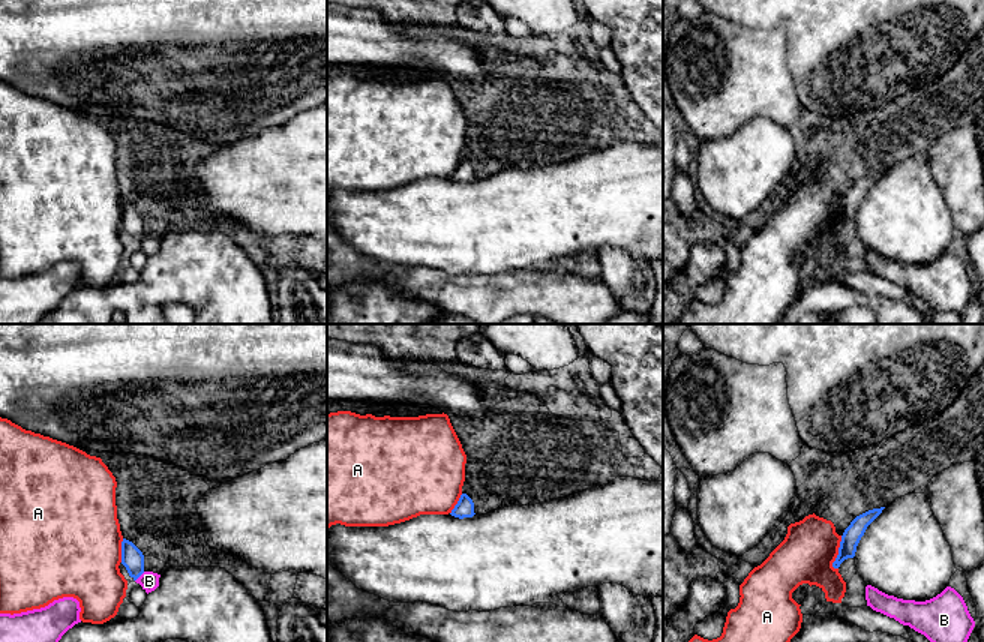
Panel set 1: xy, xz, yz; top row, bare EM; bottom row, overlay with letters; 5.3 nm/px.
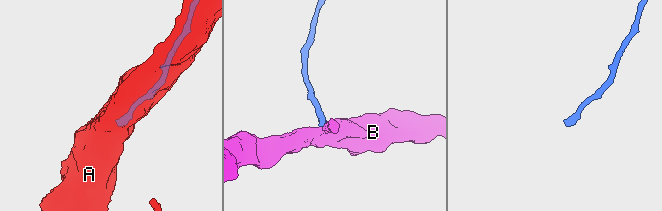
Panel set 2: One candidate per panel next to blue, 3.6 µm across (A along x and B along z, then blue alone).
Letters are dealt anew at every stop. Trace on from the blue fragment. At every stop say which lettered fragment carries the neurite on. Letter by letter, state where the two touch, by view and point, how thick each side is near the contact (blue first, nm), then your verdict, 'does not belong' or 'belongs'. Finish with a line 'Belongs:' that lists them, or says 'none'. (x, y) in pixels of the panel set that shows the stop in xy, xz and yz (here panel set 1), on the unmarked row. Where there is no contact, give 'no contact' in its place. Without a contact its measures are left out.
A: meets blue in yz at (839, 216); 100 nm thick on the blue side, 300 nm on the other; does not belong
B: meets blue in xy at (140, 239); 120 nm thick on the blue side, 100 nm on the other; does not belong
Belongs: none

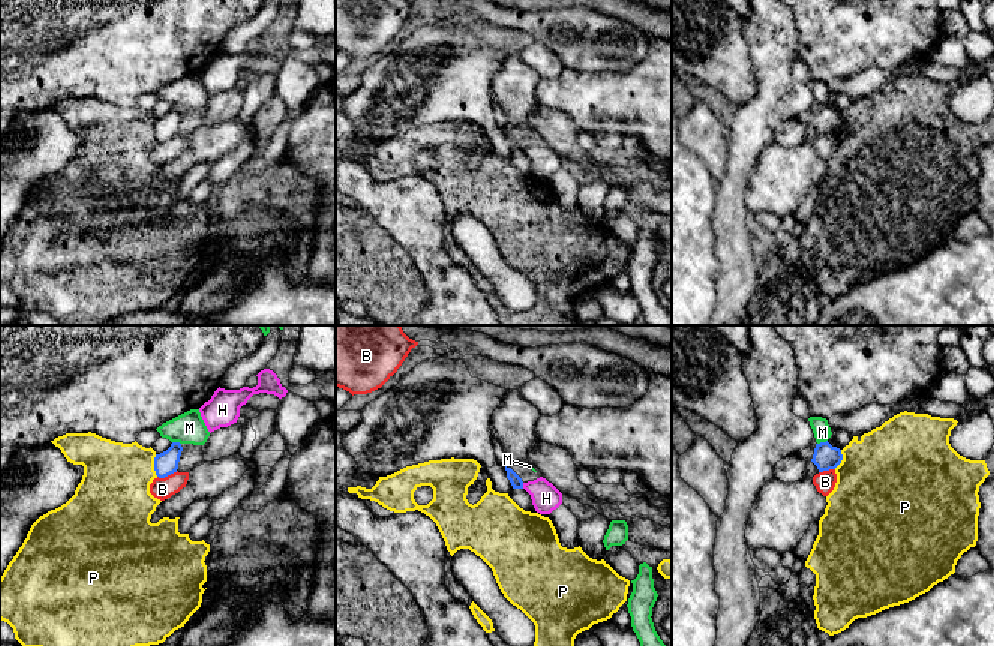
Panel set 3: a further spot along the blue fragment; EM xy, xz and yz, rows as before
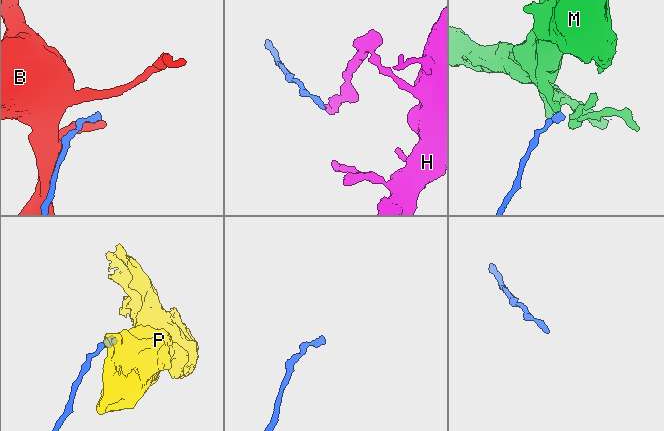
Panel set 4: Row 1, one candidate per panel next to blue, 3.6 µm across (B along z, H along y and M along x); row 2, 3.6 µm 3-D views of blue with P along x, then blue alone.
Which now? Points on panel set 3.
B: meets blue in xy at (167, 140); 130 nm thick on the blue side, 120 nm on the other; does not belong
H: meets blue in xz at (522, 150); 70 nm thick on the blue side, 150 nm on the other; does not belong
M: meets blue in yz at (822, 107); 140 nm thick on the blue side, 100 nm on the other; does not belong
P: meets blue in xy at (155, 129); 130 nm thick on the blue side, 360 nm on the other; does not belong
Belongs: none

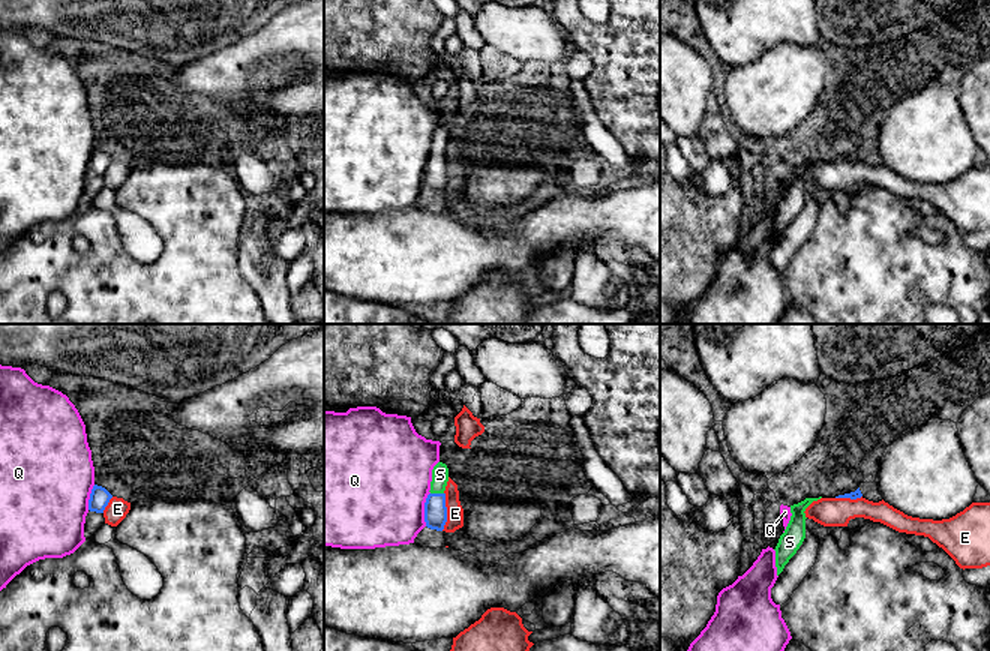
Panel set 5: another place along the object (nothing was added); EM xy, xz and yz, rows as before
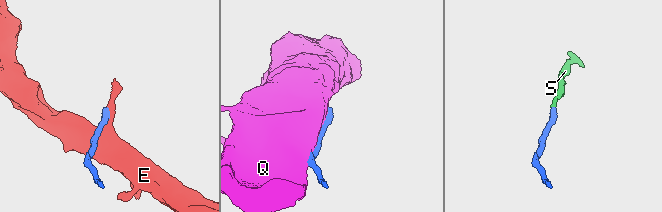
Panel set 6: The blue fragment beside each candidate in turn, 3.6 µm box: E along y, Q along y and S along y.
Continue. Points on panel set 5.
E: meets blue in xz at (446, 176); 130 nm thick on the blue side, 100 nm on the other; does not belong
Q: meets blue in xz at (425, 173); 130 nm thick on the blue side, 480 nm on the other; does not belong
S: meets blue in xz at (437, 158); 130 nm thick on the blue side, 100 nm on the other; belongs
Belongs: S

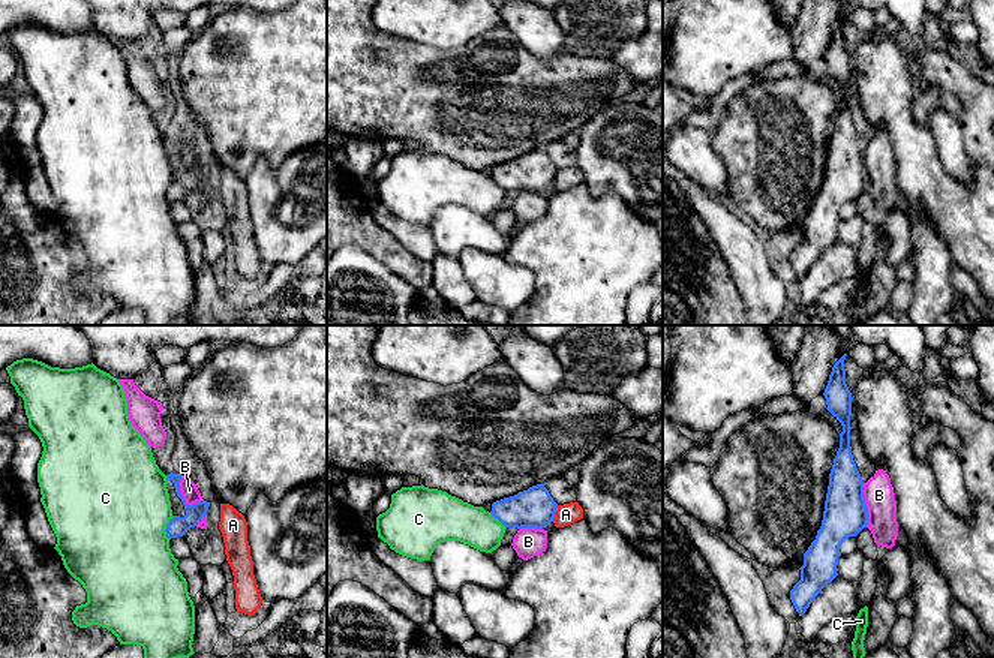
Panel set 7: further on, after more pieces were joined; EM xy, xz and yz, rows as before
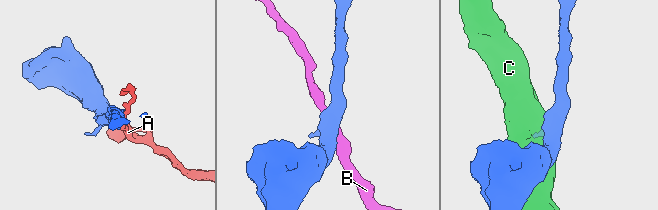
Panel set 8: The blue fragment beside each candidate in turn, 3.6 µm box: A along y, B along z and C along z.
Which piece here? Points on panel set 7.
A: meets blue in xz at (555, 176); 200 nm thick on the blue side, 120 nm on the other; does not belong
B: meets blue in xy at (182, 161); 110 nm thick on the blue side, 90 nm on the other; does not belong
C: meets blue in xy at (167, 192); 110 nm thick on the blue side, 480 nm on the other; does not belong
Belongs: none

